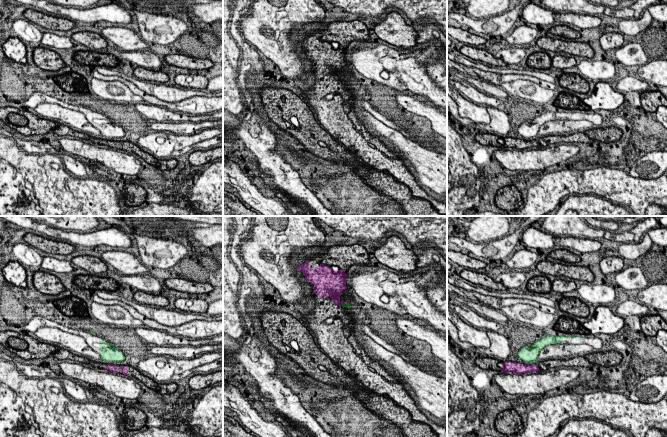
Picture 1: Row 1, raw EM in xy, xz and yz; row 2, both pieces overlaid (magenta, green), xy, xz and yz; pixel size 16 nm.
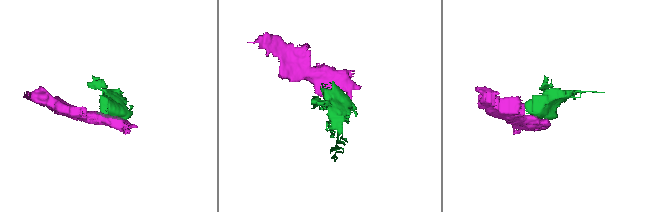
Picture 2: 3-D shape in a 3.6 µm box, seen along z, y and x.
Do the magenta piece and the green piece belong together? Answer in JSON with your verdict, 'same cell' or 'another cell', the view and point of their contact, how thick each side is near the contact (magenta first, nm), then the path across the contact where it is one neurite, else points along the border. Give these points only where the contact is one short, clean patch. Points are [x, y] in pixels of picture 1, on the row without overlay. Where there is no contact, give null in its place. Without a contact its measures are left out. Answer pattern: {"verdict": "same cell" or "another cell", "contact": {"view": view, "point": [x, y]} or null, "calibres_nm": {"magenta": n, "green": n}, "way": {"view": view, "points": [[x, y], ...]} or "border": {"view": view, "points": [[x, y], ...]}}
{"verdict": "another cell", "contact": {"view": "yz", "point": [530, 140]}, "calibres_nm": {"magenta": 170, "green": 280}, "border": {"view": "yz", "points": [[525, 138], [534, 140]]}}

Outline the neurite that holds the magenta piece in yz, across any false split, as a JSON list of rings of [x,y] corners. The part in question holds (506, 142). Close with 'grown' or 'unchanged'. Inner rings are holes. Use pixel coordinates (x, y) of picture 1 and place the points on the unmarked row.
[[[477,133],[475,139],[484,146],[494,146],[498,150],[523,150],[530,147],[539,147],[539,144],[536,140],[521,140],[511,137],[498,137],[495,134],[489,133]]]; grown

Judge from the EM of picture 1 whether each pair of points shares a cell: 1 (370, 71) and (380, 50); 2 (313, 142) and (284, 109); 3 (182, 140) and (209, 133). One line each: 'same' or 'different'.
1: same
2: same
3: same

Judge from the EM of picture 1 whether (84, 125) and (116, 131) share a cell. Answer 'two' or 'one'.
two

